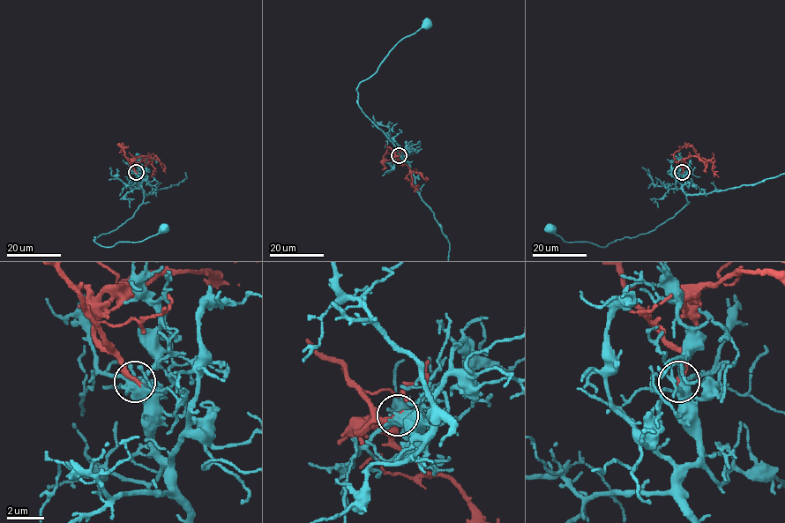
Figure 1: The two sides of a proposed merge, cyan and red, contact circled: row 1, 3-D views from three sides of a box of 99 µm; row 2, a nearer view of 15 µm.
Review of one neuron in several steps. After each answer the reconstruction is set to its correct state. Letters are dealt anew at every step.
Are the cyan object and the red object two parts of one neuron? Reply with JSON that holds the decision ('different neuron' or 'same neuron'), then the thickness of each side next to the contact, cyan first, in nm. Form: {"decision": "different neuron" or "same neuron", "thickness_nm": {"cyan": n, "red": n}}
{"decision": "same neuron", "thickness_nm": {"cyan": 440, "red": 320}}

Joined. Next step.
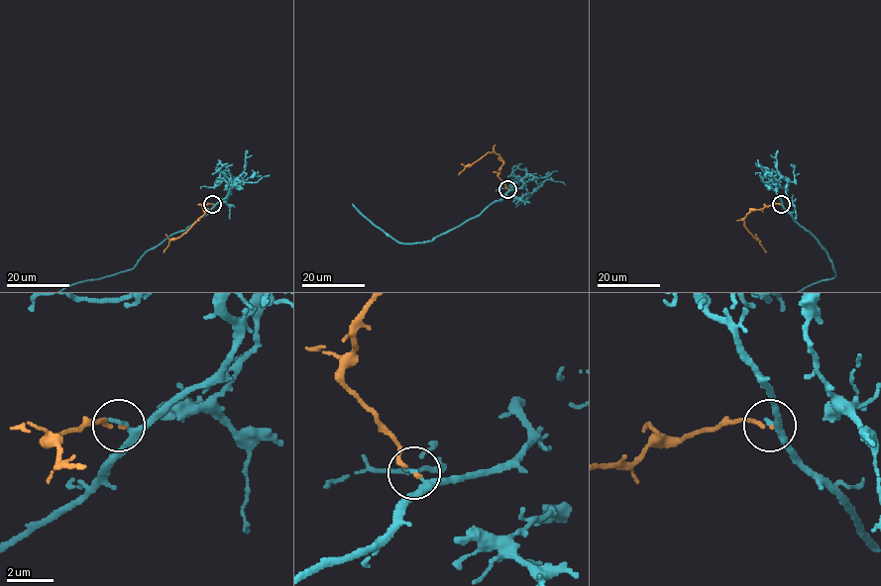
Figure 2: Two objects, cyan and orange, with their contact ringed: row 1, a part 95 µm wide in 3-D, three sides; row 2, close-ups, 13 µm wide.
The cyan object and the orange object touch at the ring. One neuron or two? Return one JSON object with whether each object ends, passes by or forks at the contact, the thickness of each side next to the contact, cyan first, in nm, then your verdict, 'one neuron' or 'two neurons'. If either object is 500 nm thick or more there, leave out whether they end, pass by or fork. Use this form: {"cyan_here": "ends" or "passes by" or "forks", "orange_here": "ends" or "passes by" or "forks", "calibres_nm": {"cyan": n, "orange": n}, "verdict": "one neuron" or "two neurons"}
{"cyan_here": "ends", "orange_here": "ends", "calibres_nm": {"cyan": 190, "orange": 190}, "verdict": "two neurons"}

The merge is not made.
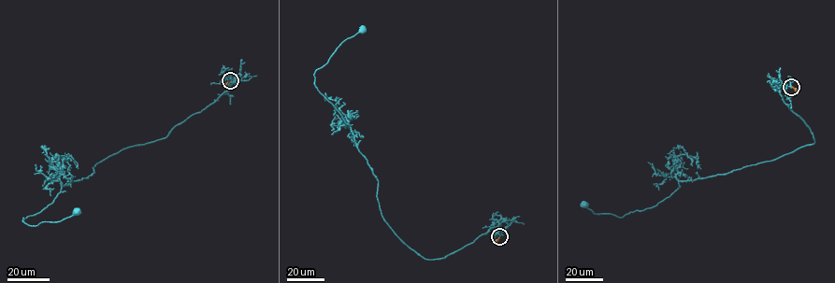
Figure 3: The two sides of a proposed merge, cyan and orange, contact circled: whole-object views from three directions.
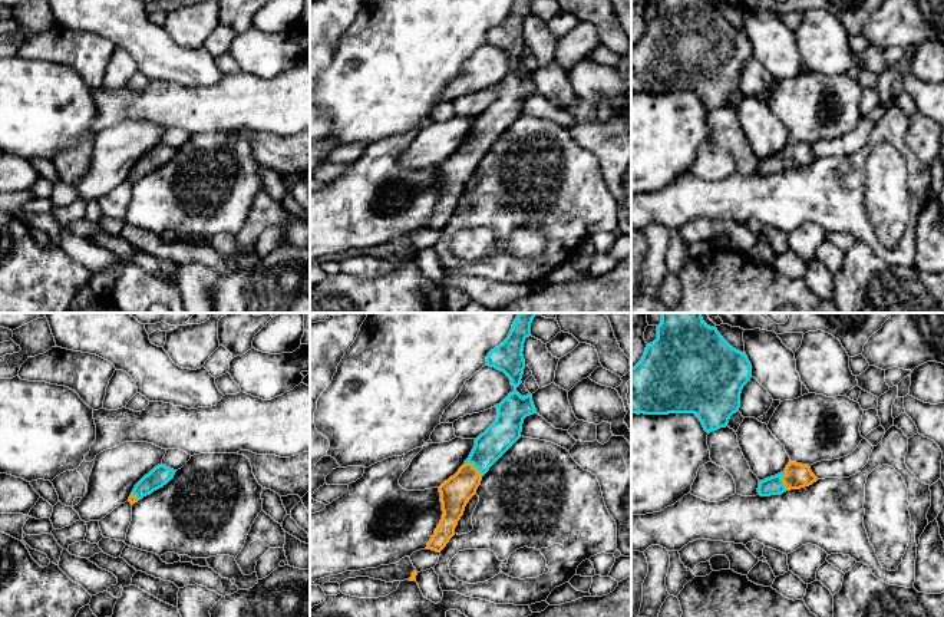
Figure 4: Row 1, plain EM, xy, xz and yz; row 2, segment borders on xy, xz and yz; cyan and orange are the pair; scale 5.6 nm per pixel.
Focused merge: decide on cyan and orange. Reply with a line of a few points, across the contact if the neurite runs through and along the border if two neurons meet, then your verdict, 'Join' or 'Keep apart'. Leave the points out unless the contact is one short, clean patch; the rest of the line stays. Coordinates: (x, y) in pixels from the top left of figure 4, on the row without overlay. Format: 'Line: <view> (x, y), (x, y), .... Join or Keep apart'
Line: xz (504, 111), (474, 144), (469, 155), (455, 171). Join

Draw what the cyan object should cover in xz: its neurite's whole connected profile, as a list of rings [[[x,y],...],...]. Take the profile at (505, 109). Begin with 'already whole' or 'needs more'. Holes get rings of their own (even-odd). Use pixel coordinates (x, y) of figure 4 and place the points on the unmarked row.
needs more | [[[514,0],[505,20],[486,34],[486,44],[504,50],[515,69],[495,85],[496,99],[475,118],[475,125],[465,142],[439,165],[443,194],[426,228],[440,231],[446,225],[482,155],[521,116],[524,98],[537,90],[532,73],[522,76],[516,70],[522,62],[525,47],[522,30],[525,17],[531,14],[531,1]]]

